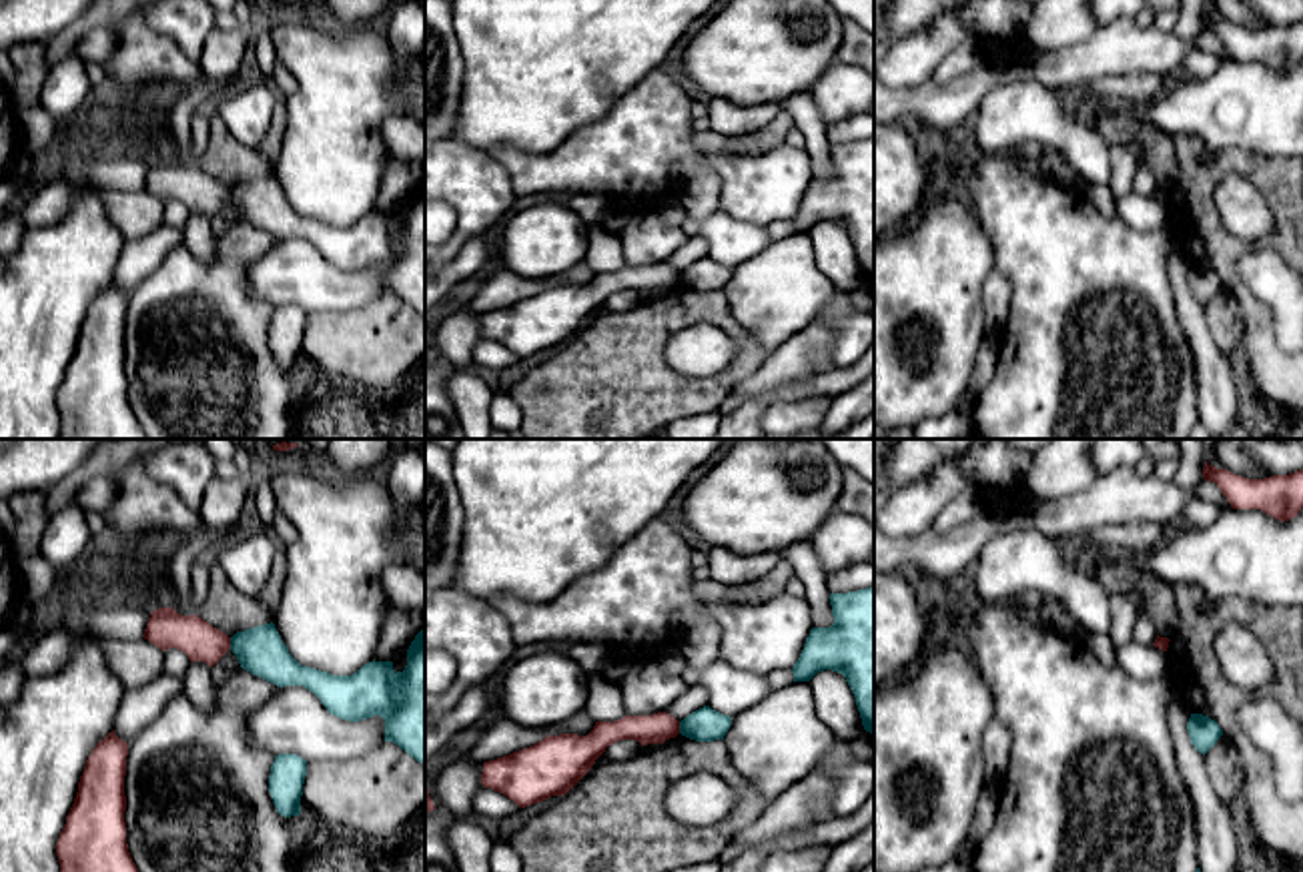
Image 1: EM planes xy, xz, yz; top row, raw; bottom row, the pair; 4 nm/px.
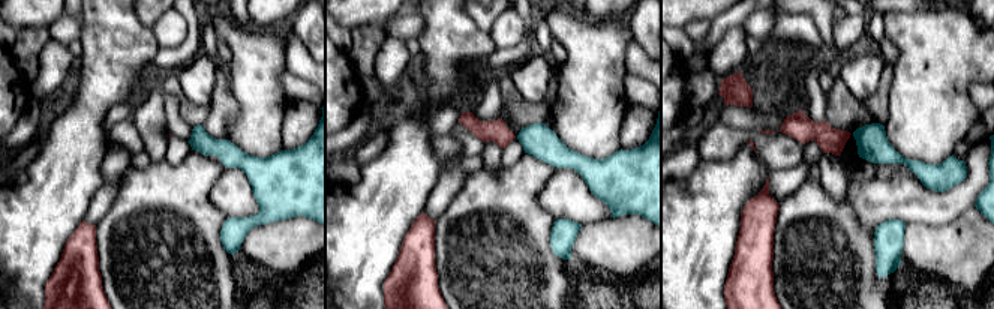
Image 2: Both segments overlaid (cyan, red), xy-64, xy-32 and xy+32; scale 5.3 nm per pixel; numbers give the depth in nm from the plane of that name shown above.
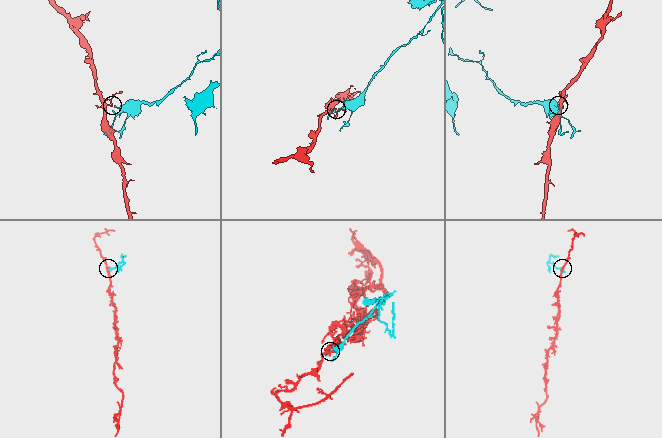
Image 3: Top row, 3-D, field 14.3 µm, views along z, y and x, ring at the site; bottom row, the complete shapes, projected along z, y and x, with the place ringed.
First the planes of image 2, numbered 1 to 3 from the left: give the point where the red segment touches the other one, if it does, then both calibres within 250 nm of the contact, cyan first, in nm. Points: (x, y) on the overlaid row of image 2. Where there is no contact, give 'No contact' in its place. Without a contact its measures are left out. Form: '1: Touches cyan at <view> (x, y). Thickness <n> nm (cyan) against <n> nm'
1: No contact
2: No contact
3: No contact

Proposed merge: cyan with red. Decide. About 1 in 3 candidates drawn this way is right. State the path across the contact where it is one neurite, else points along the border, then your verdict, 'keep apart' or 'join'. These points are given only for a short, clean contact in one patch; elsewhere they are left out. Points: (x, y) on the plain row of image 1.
along xy (229, 189), (231, 199) | keep apart

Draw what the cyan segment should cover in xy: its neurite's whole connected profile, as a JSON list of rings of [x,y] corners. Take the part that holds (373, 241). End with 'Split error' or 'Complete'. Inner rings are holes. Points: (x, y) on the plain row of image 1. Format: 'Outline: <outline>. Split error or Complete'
Outline: [[[273,172],[237,182],[231,188],[231,202],[253,227],[279,239],[307,239],[341,271],[361,273],[381,267],[385,293],[397,295],[425,315],[425,178],[411,192],[403,223],[395,223],[393,212],[375,210],[351,227],[301,216]]]. Complete

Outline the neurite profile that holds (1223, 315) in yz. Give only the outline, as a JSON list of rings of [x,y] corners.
[[[1223,285],[1205,305],[1205,321],[1219,355],[1227,357],[1241,347],[1243,313],[1241,301],[1231,287]]]

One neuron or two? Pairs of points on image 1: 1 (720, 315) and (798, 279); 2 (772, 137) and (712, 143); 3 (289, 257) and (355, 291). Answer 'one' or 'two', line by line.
1: two
2: one
3: one

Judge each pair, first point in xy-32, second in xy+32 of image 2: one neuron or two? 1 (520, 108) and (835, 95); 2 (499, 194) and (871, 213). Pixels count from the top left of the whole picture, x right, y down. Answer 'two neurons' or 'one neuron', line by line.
1: one neuron
2: two neurons

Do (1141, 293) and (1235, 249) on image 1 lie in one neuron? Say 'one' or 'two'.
two

